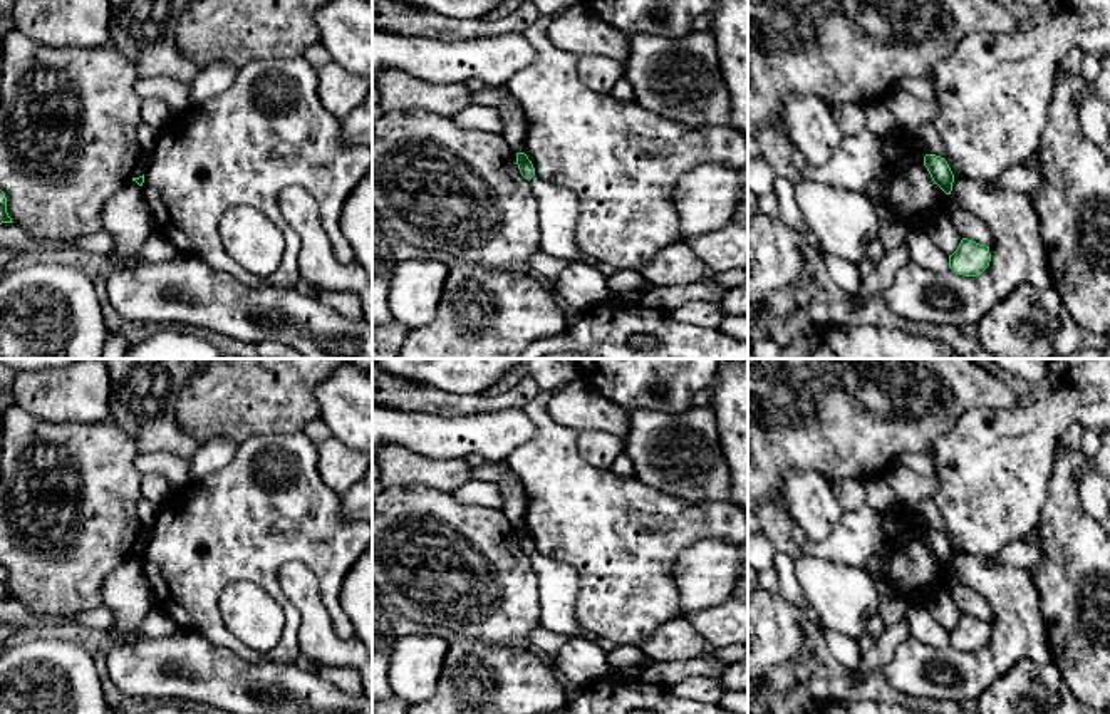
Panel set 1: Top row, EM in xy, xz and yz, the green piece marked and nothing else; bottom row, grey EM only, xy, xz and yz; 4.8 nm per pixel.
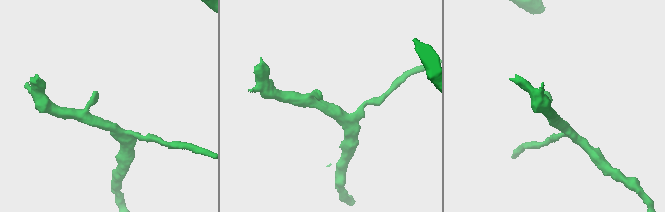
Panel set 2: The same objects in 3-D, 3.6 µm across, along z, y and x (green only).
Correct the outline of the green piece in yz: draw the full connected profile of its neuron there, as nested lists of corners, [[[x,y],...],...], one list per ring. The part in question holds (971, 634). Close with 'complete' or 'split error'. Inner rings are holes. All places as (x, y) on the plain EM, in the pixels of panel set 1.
[[[962,613],[957,625],[949,630],[949,644],[964,652],[981,650],[991,637],[989,622]]]; complete

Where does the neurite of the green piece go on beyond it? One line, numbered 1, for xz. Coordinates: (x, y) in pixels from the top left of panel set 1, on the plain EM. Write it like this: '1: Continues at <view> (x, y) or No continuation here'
1: No continuation here

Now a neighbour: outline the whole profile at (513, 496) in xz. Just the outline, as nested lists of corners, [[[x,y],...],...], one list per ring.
[[[508,473],[496,484],[503,501],[501,511],[515,528],[523,528],[528,499],[520,479],[513,473]]]

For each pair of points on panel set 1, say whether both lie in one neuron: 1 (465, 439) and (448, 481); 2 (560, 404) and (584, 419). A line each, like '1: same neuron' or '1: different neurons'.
1: different neurons
2: same neuron

